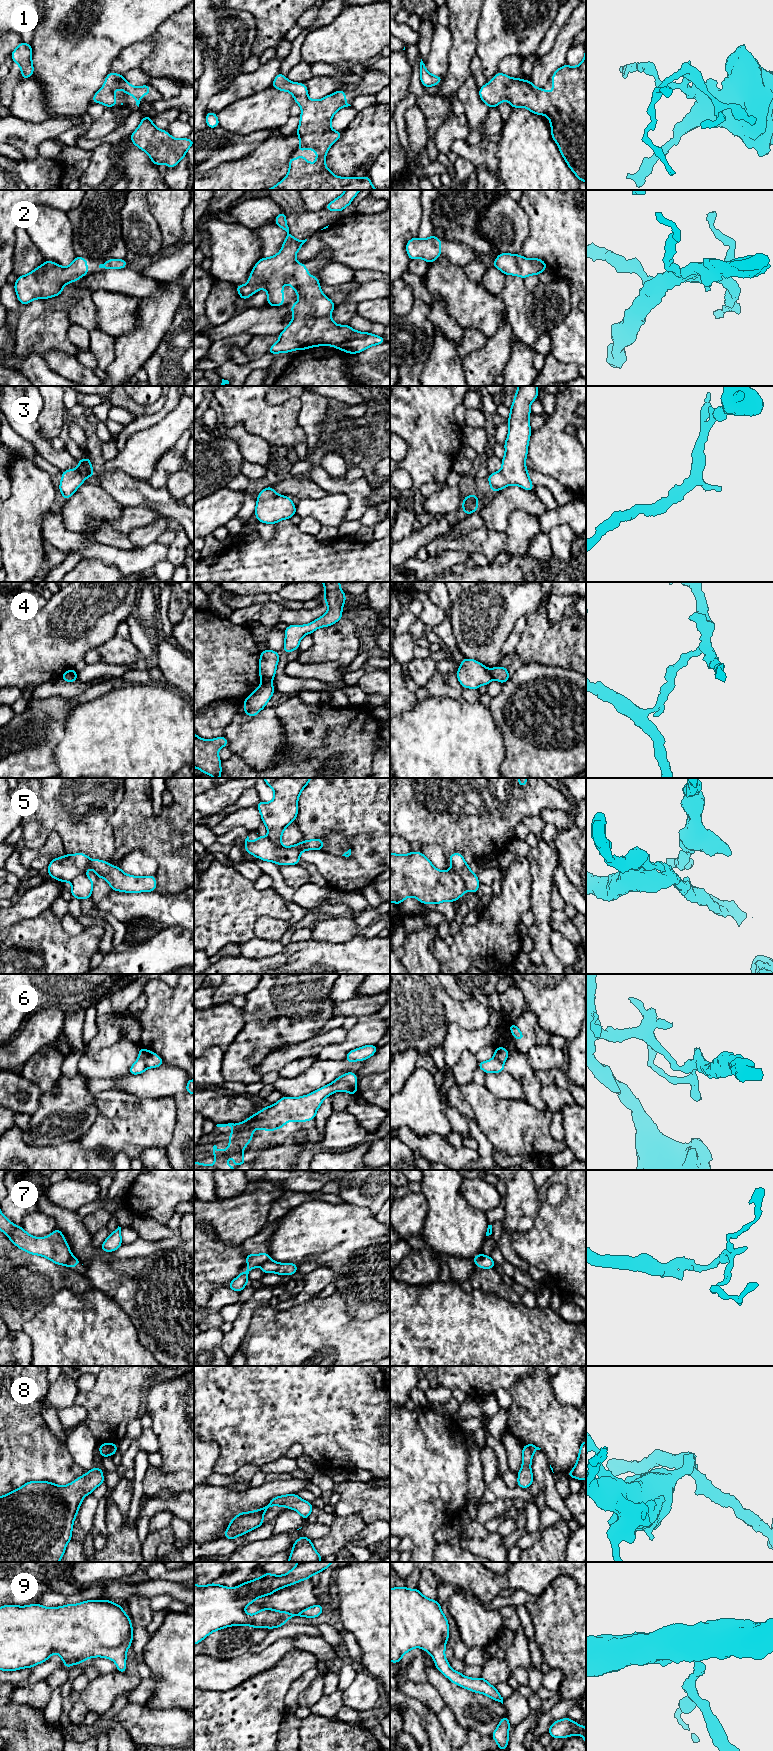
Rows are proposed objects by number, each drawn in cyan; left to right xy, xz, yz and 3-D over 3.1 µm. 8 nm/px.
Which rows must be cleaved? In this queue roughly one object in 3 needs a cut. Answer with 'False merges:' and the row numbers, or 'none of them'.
False merges: 4, 6, 7

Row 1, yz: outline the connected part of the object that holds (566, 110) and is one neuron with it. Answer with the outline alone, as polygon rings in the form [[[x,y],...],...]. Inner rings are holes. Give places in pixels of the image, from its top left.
[[[586,42],[584,45],[585,57],[578,66],[571,67],[565,64],[552,74],[551,84],[554,89],[550,93],[543,88],[535,87],[531,80],[511,78],[498,72],[490,82],[479,88],[479,95],[487,107],[497,108],[502,101],[508,101],[513,109],[524,107],[534,114],[546,115],[551,124],[552,139],[558,145],[561,155],[576,177],[586,183]]]

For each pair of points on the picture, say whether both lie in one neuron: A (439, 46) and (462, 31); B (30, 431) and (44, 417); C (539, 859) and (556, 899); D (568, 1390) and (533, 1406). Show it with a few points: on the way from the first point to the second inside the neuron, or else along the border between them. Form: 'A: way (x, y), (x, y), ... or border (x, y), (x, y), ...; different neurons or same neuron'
A: border (447, 26), (451, 37), (448, 61); different neurons
B: border (39, 427), (40, 433), (49, 441); different neurons
C: border (553, 881), (551, 889), (552, 909); different neurons
D: border (550, 1377), (555, 1398), (560, 1403), (575, 1408); different neurons

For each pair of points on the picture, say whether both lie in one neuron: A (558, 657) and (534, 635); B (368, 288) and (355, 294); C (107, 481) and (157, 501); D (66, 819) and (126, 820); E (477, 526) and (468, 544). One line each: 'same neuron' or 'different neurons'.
A: same neuron
B: same neuron
C: same neuron
D: different neurons
E: same neuron

